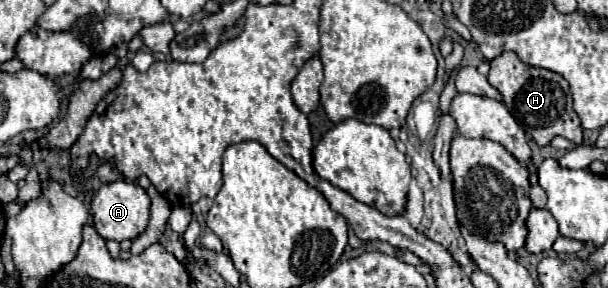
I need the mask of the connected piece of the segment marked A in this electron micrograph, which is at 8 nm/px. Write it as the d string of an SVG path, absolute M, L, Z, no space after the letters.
M115 180L111 184L101 186L101 190L91 200L93 226L105 240L115 240L115 242L137 240L149 224L149 206L151 206L149 196L137 182Z

